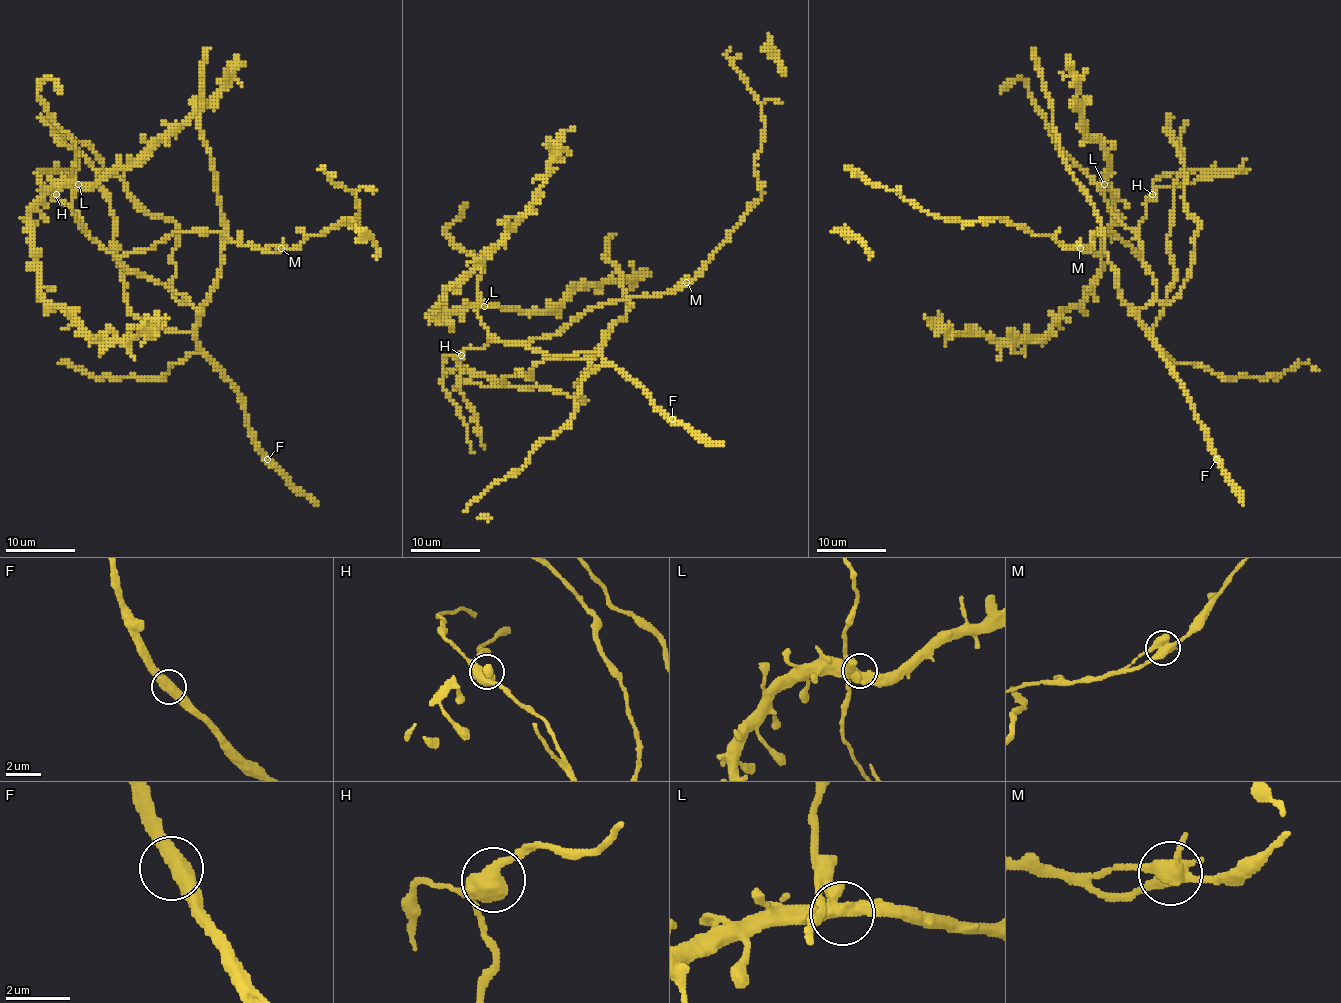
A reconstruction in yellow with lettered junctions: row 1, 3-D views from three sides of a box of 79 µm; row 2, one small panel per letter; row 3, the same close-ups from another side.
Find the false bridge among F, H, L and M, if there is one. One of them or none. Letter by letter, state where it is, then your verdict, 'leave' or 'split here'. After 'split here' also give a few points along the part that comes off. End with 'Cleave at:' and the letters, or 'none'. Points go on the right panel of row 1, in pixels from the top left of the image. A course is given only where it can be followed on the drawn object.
F: at (1216, 459); leave
H: at (1152, 194); leave
L: at (1104, 184); leave
M: at (1080, 248); leave
Cleave at: none

